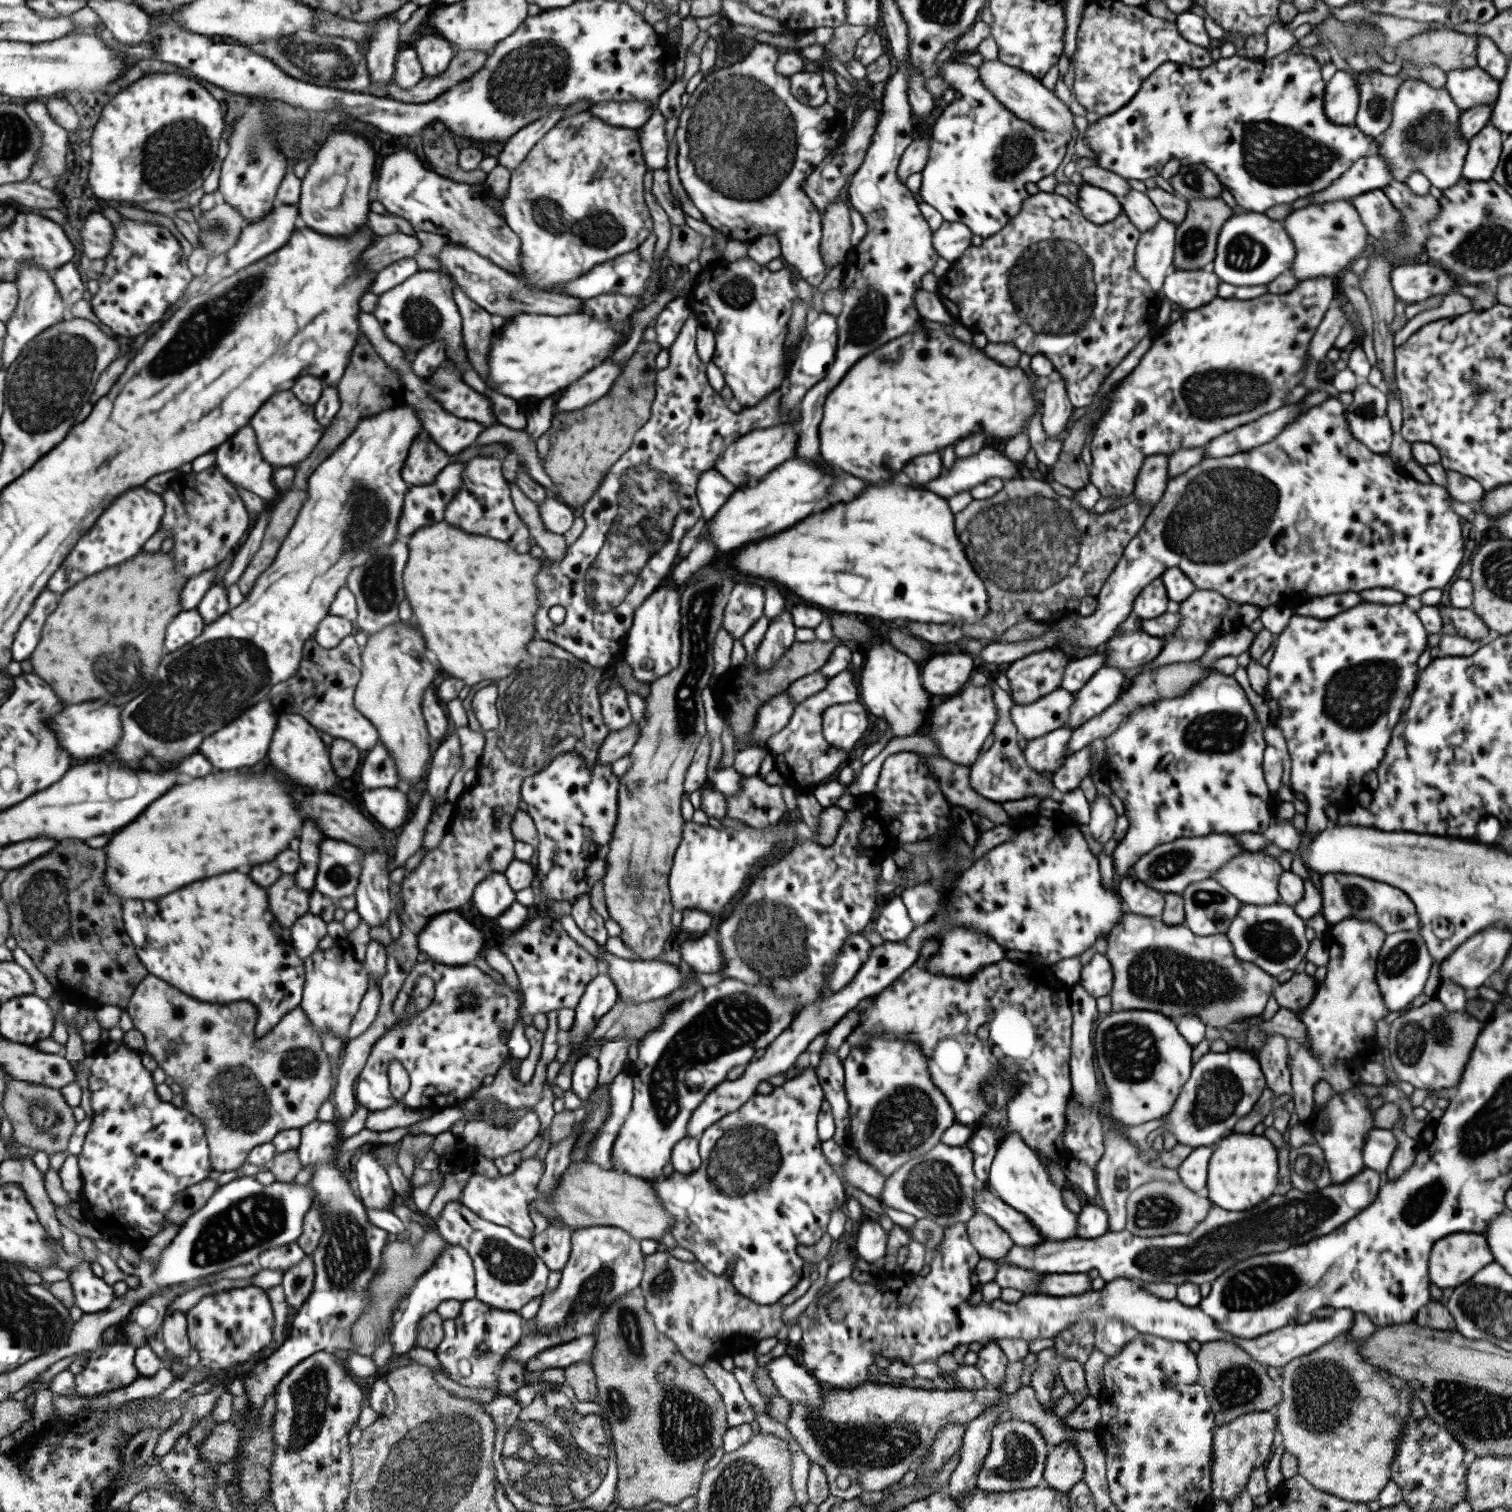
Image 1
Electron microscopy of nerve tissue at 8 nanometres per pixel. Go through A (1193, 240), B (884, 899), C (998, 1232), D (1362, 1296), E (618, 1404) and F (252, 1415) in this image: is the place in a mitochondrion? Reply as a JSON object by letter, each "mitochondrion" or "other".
{"A":"mitochondrion","B":"other","C":"other","D":"other","E":"mitochondrion","F":"other"}

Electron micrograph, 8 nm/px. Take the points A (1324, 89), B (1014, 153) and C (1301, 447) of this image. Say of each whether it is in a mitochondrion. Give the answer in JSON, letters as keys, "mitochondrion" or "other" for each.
{"A":"other","B":"mitochondrion","C":"other"}

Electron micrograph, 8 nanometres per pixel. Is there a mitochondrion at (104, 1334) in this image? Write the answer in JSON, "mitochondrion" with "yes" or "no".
{"mitochondrion":"no"}

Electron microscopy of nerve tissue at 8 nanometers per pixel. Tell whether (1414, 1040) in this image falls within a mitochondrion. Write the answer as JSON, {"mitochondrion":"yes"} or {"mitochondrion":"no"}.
{"mitochondrion":"yes"}

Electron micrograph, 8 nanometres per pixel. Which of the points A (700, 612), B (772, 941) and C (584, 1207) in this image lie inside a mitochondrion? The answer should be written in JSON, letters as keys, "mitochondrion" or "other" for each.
{"A":"mitochondrion","B":"mitochondrion","C":"other"}

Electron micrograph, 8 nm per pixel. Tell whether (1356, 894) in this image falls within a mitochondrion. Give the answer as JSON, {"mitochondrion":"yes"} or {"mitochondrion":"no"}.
{"mitochondrion":"yes"}

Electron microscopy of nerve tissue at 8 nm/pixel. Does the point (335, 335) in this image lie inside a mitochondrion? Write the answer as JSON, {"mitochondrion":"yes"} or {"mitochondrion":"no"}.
{"mitochondrion":"no"}

